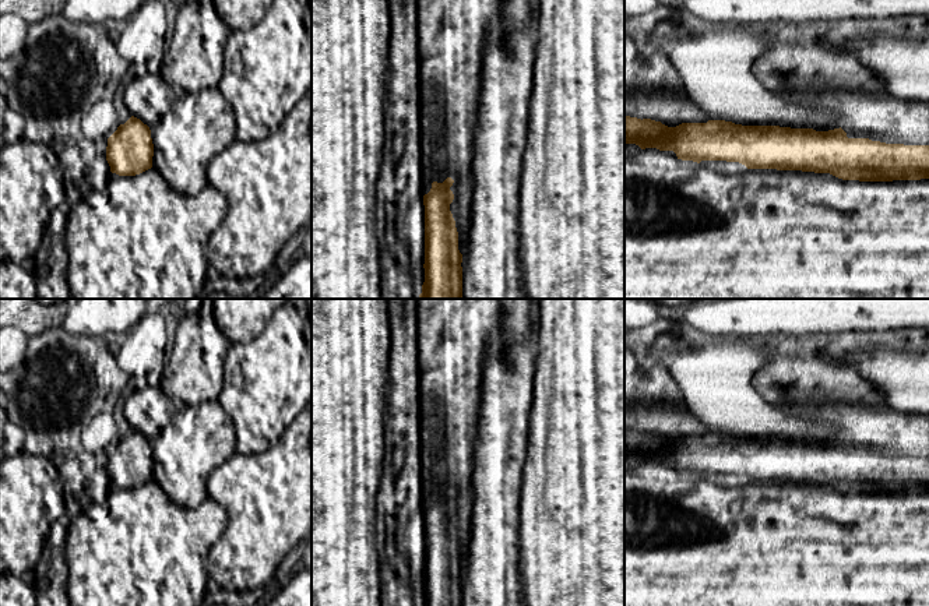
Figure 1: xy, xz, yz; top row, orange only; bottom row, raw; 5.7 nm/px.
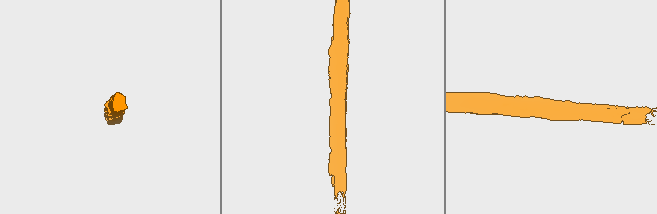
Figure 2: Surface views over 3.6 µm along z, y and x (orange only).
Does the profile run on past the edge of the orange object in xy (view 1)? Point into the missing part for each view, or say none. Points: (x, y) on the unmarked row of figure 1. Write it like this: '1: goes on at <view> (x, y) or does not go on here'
1: does not go on here

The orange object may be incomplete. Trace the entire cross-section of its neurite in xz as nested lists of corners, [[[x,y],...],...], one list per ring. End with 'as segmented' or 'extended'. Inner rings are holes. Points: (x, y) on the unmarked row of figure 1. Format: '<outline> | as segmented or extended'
[[[447,490],[443,496],[433,494],[432,501],[423,508],[425,518],[425,595],[422,598],[422,606],[462,606],[462,567],[458,563],[458,545],[455,533],[450,524],[450,517],[454,512],[454,507],[450,503],[454,493]]] | as segmented

